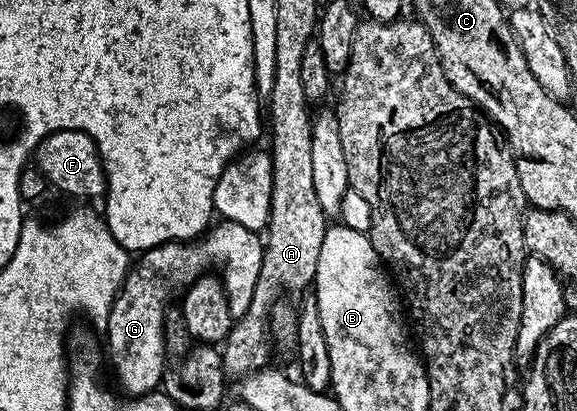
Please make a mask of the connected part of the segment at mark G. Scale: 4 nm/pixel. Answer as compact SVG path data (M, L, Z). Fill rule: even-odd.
M219 220L217 224L207 228L201 239L169 241L166 245L145 250L126 274L119 295L110 308L104 332L114 373L127 389L127 394L153 393L159 388L162 361L166 357L162 324L165 323L168 299L173 289L188 287L207 271L213 270L210 268L215 265L226 289L232 315L237 319L248 311L256 291L256 279L260 279L263 238L248 227L240 227L240 223Z

